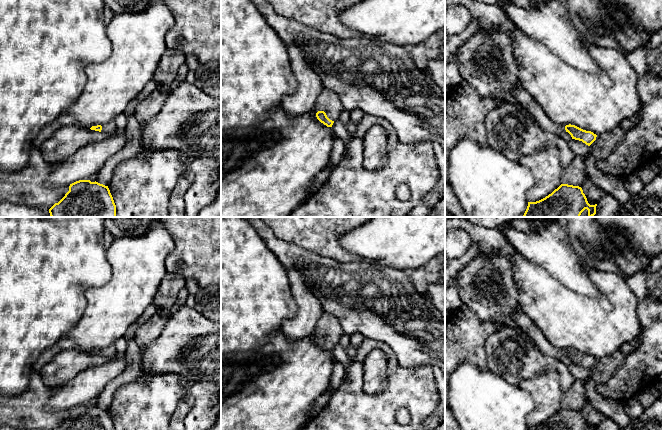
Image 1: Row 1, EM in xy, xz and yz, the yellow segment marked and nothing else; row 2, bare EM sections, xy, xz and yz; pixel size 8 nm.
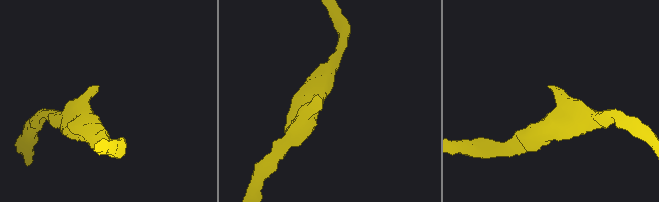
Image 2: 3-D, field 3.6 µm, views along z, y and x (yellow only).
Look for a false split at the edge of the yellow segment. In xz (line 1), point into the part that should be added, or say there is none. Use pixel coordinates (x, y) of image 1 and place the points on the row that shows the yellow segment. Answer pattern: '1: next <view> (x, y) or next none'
1: next xz (328, 101)

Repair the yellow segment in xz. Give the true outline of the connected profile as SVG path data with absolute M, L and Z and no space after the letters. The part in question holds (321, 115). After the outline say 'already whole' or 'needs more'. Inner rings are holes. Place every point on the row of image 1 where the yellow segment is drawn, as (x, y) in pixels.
M323 88L317 100L317 119L327 127L332 127L343 109L340 97L333 90Z | needs more

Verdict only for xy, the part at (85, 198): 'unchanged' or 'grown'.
unchanged

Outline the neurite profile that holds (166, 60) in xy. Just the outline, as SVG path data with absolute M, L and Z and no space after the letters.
M167 48L157 65L153 79L157 84L170 85L175 81L177 72L185 61L186 55L183 52Z

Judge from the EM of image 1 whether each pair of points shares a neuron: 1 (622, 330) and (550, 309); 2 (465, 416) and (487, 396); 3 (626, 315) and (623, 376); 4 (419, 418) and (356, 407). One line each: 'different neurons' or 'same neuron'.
1: same neuron
2: same neuron
3: different neurons
4: same neuron

